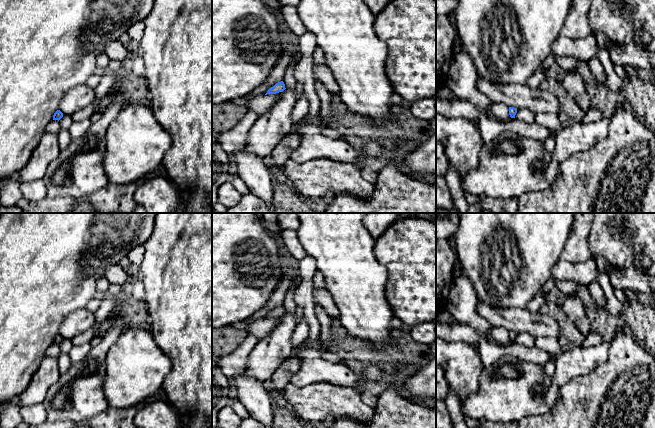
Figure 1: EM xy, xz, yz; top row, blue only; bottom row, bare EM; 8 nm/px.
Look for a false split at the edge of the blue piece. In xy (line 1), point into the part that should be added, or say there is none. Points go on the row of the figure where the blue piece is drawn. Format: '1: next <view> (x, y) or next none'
1: next none

